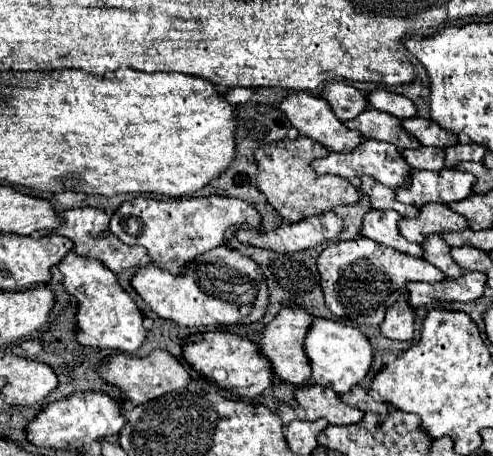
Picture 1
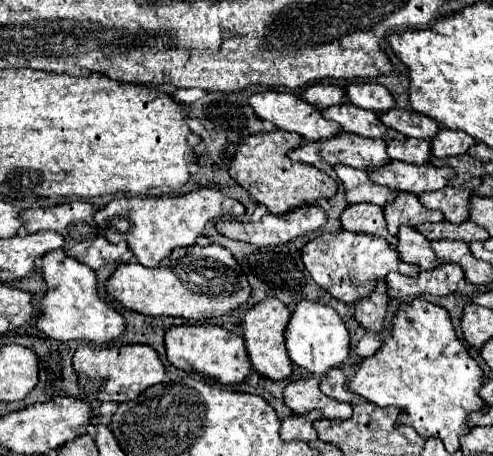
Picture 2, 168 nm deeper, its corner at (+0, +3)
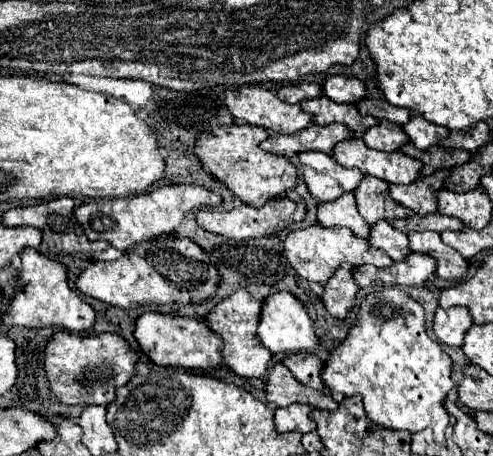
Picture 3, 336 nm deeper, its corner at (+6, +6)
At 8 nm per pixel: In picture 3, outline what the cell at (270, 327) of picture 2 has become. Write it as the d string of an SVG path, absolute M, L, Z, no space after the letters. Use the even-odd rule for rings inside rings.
M245 289L225 297L207 317L207 323L213 331L217 331L223 339L223 359L225 363L241 377L263 377L269 361L271 361L271 353L269 349L265 349L265 345L261 345L259 337L257 337L257 327L259 327L259 319L261 319L261 311L263 311L263 301L261 299L253 299Z

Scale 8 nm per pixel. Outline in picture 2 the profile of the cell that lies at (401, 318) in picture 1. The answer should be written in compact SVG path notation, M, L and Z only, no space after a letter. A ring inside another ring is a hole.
M379 280L379 284L375 284L375 292L371 292L371 296L355 300L355 304L353 304L355 320L365 330L381 332L385 310L387 310L387 302L389 302L389 296L387 296L385 280Z

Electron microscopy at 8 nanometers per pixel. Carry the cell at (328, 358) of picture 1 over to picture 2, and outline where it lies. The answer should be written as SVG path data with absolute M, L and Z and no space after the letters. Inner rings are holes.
M305 300L299 302L291 312L291 320L283 332L283 338L287 344L289 360L309 370L317 378L325 376L331 368L341 366L349 358L349 330L343 324L341 316L331 306L325 304Z

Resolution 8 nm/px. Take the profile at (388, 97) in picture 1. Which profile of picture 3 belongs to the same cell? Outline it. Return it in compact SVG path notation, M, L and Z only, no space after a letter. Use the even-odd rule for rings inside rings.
M331 75L323 83L323 93L331 97L335 103L359 103L361 99L365 99L367 89L365 83L355 77Z

